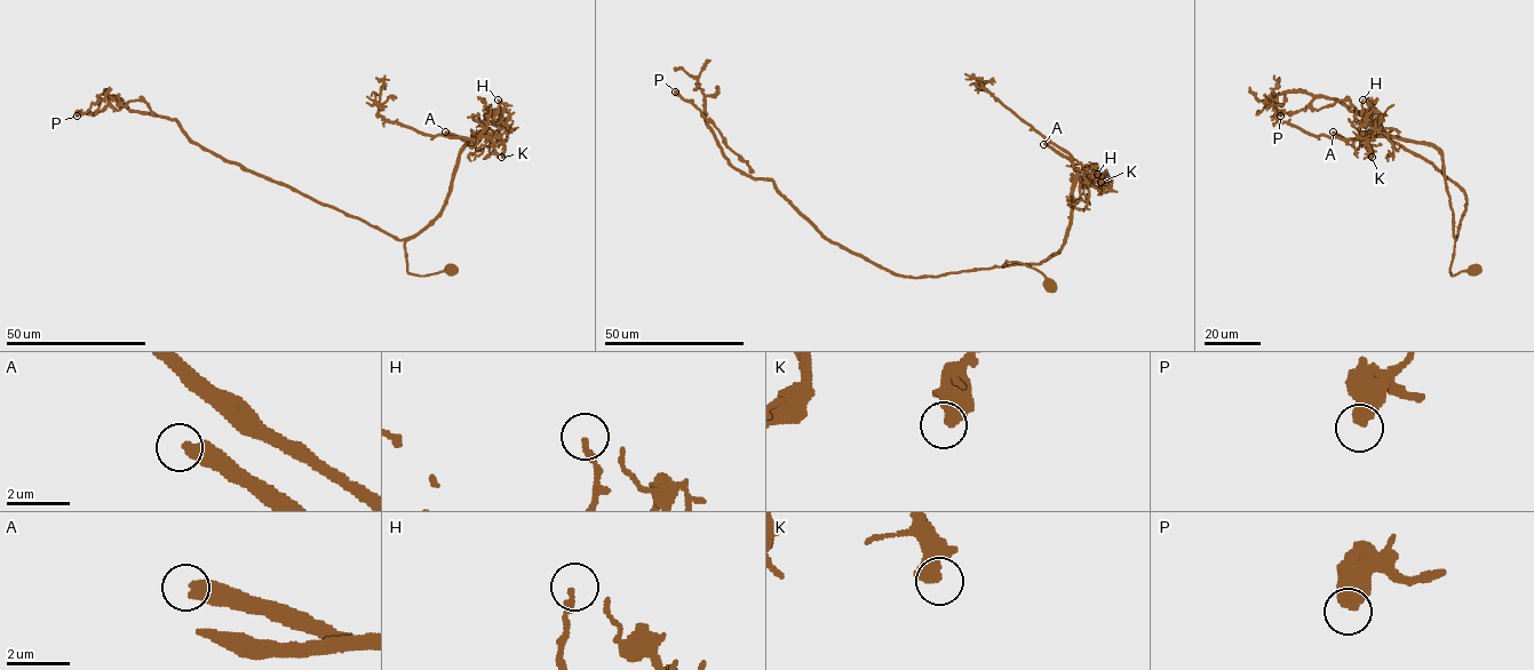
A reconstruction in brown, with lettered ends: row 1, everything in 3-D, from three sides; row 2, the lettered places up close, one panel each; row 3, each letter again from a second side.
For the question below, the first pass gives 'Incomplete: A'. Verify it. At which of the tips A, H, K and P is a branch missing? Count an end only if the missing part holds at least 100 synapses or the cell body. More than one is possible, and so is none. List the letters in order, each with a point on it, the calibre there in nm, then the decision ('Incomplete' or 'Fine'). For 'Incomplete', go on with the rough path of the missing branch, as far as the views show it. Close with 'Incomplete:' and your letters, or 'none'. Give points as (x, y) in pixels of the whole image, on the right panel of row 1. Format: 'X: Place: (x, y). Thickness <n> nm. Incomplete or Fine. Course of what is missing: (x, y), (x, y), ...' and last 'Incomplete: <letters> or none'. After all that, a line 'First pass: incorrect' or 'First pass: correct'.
A: Place: (1333, 132). Thickness 480 nm. Incomplete. Course of what is missing: (1333, 132), (1287, 112), (1292, 85), (1301, 72)
H: Place: (1362, 100). Thickness 190 nm. Fine
K: Place: (1372, 157). Thickness 400 nm. Fine
P: Place: (1280, 116). Thickness 420 nm. Fine
Incomplete: A
First pass: correct

